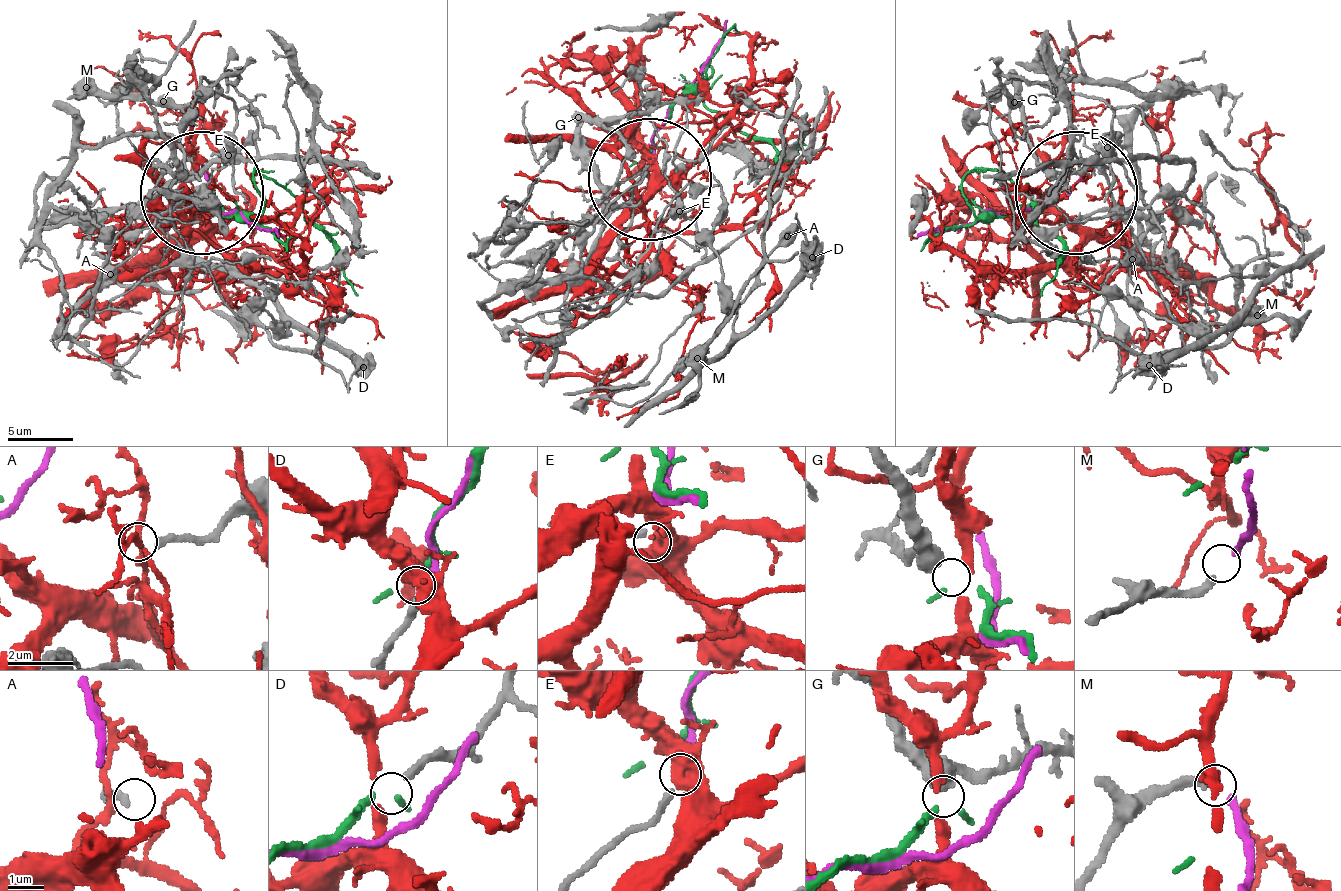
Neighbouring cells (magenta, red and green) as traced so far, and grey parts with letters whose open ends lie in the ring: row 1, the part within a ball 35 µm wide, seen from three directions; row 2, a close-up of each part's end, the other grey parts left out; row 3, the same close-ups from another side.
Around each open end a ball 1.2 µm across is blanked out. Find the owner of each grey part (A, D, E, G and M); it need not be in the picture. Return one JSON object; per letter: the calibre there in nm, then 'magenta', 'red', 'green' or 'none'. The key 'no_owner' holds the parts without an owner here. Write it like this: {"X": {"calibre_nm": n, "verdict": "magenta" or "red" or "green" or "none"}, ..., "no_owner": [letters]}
{"A": {"calibre_nm": 200, "verdict": "none"}, "D": {"calibre_nm": 240, "verdict": "green"}, "E": {"calibre_nm": 180, "verdict": "none"}, "G": {"calibre_nm": 420, "verdict": "none"}, "M": {"calibre_nm": 240, "verdict": "magenta"}, "no_owner": ["A", "E", "G"]}

